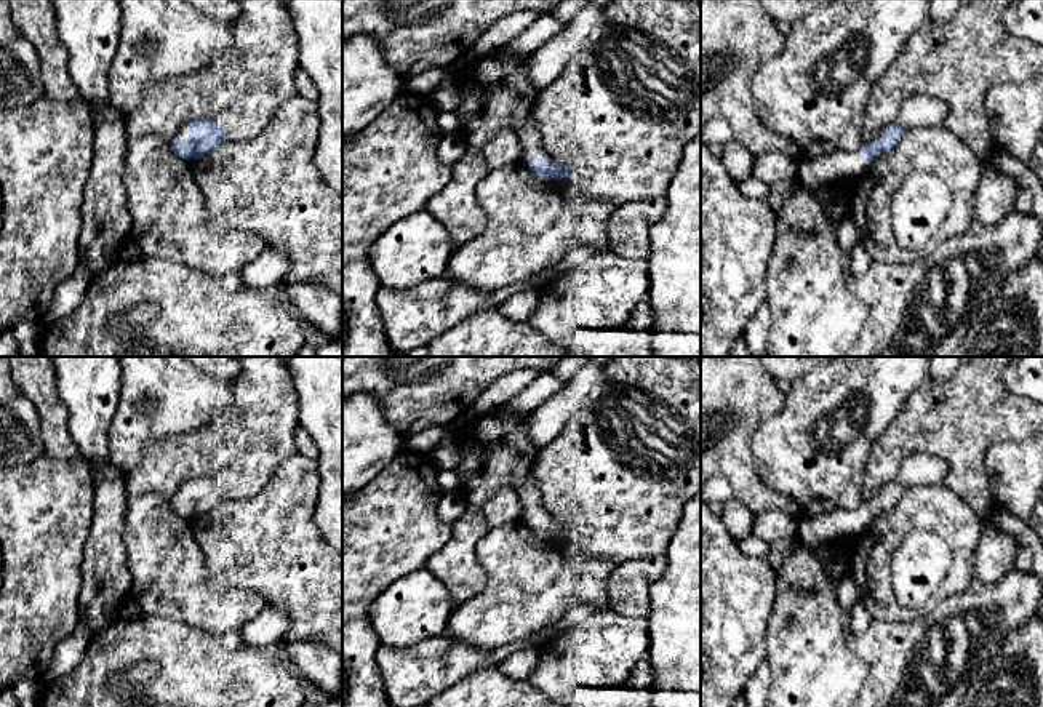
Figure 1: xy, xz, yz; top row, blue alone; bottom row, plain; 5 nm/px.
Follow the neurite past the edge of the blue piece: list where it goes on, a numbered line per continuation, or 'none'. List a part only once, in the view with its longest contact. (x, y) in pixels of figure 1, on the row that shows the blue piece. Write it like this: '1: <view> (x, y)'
1: xz (528, 135)

